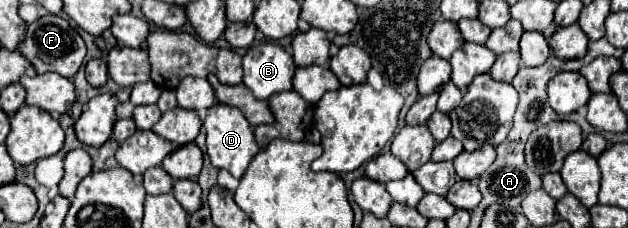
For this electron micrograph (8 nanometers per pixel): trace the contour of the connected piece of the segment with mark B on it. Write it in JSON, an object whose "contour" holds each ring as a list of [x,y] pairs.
{"contour":[[[265,42],[243,56],[243,82],[255,98],[267,100],[275,92],[291,90],[293,58],[277,44]]]}

